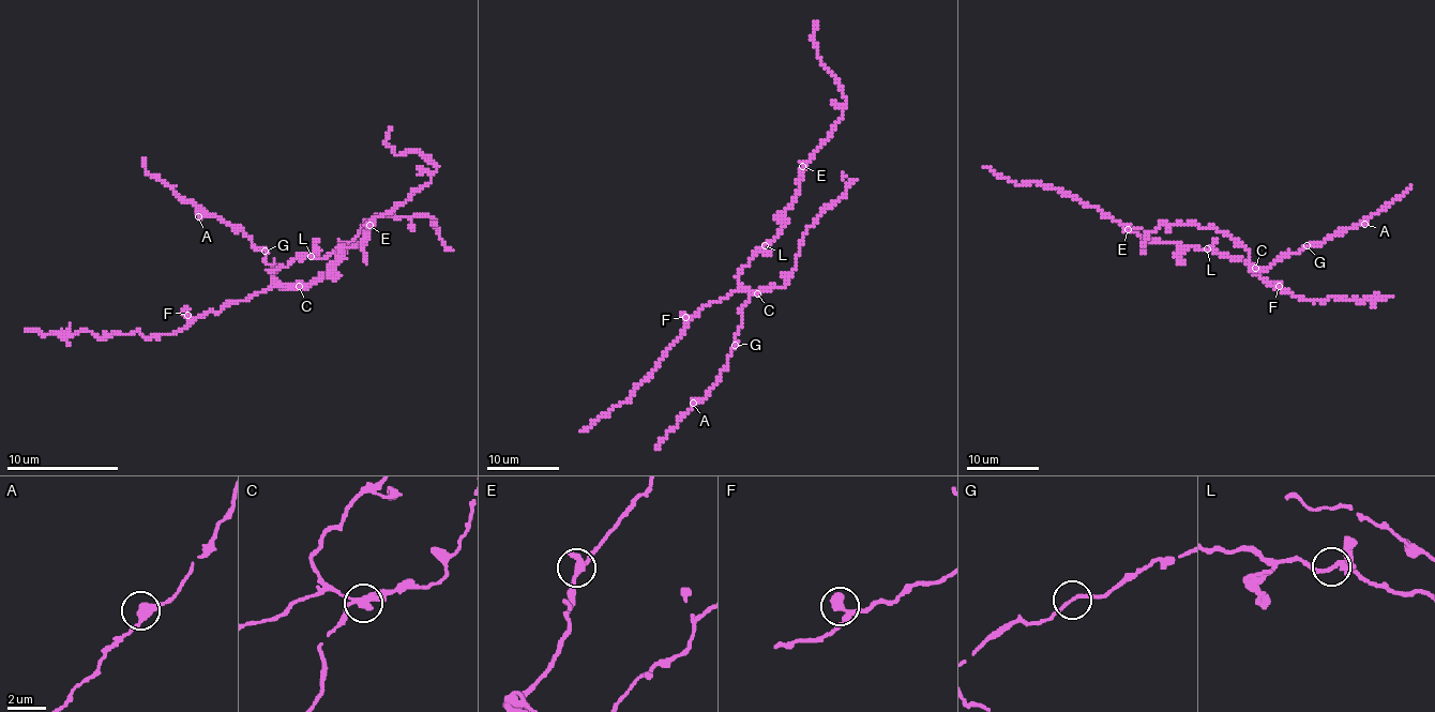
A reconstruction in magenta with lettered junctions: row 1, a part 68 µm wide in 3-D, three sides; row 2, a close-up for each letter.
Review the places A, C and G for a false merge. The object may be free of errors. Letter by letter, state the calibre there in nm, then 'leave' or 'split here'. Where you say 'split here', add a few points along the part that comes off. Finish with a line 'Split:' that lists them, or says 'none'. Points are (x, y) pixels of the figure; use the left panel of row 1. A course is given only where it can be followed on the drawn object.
A: 440 nm | leave
C: 320 nm | split here | (299, 287), (269, 270), (356, 247), (378, 216), (431, 180), (431, 161), (386, 144), (392, 127)
G: 170 nm | leave
Split: C

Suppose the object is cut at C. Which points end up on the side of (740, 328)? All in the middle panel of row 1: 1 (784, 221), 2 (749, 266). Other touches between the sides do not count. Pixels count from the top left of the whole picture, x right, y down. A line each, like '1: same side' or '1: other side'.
1: other side
2: other side

